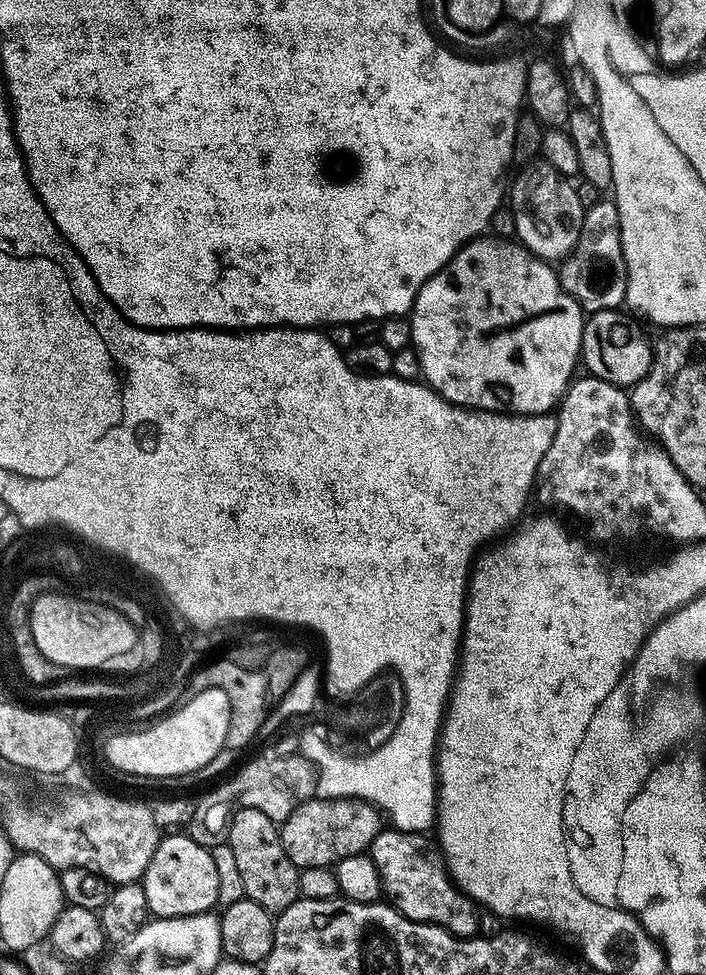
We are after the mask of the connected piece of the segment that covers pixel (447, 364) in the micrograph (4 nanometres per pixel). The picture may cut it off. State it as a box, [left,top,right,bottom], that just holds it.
[410,238,584,416]

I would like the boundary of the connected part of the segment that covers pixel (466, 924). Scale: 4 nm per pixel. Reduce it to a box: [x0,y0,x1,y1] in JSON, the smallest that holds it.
[370,826,478,937]

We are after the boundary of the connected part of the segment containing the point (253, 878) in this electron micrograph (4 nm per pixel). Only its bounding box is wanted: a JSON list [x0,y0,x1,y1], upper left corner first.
[226,808,301,914]

